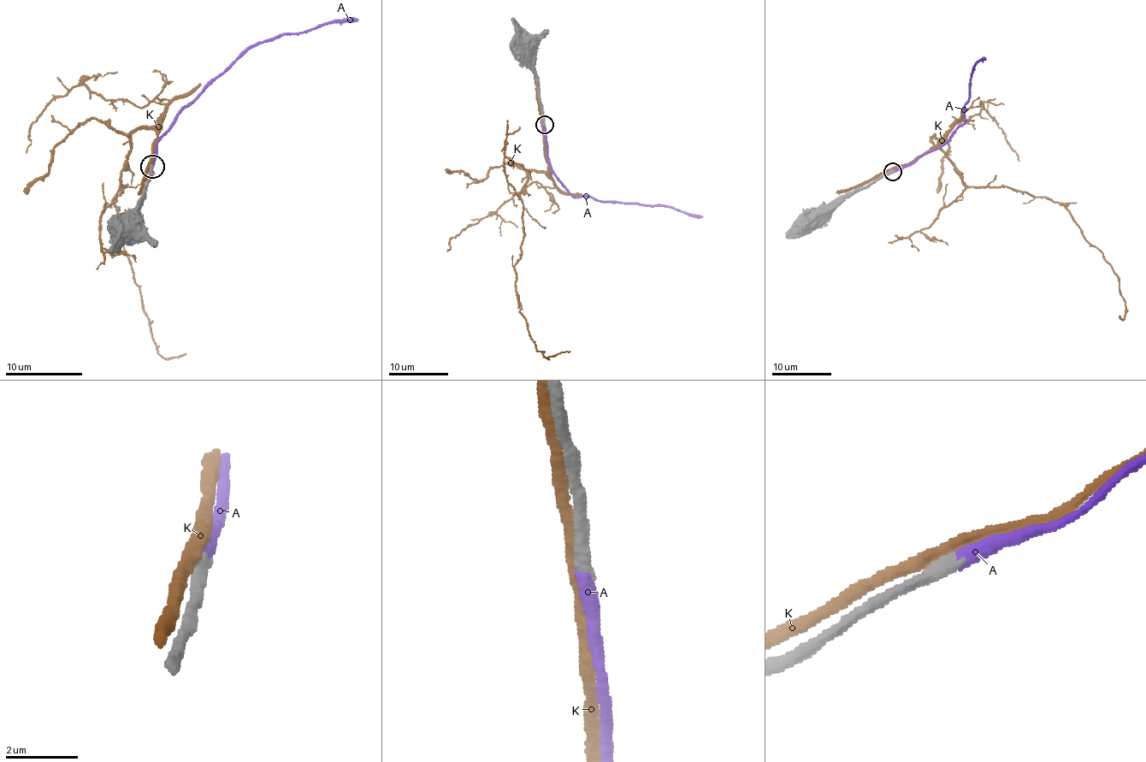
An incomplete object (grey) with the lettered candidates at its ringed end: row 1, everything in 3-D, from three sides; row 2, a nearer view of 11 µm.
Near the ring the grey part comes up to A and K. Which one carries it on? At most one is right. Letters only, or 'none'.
A

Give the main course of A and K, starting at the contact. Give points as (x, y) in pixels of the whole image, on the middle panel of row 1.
A: (544, 124), (551, 172), (575, 197), (665, 205), (702, 216)
K: (542, 122), (548, 167), (528, 173), (520, 191), (524, 239), (516, 290), (536, 350), (546, 357), (570, 351)

